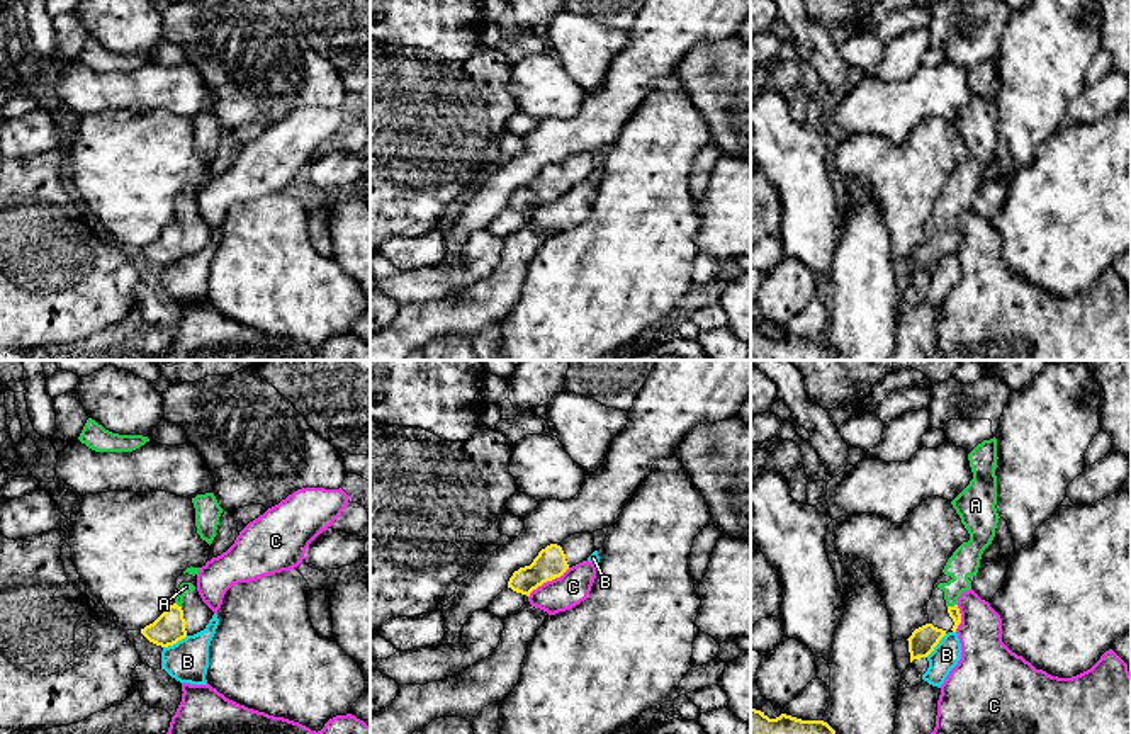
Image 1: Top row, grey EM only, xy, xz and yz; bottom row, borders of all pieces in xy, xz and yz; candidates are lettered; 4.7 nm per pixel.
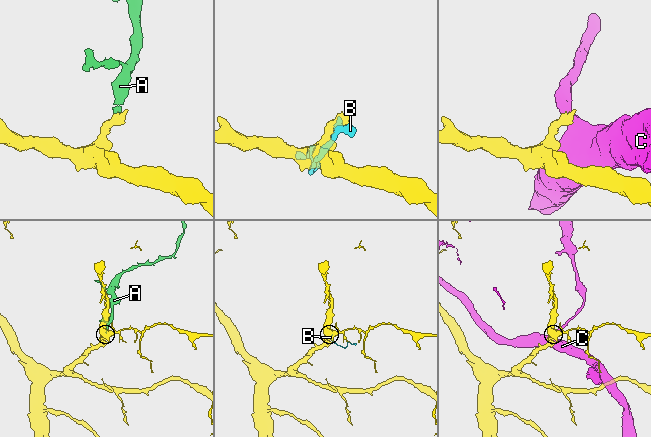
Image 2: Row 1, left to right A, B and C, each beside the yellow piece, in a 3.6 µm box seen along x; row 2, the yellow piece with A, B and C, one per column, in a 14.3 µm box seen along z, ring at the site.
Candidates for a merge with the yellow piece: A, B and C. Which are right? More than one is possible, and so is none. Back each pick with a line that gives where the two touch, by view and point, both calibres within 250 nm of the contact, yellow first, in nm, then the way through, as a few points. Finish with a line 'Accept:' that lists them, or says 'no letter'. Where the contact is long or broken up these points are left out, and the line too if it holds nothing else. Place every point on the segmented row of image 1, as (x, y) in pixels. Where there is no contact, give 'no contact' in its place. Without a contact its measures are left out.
A: yz (951, 607) | 50/140 nm | across yz (953, 612), (951, 607), (965, 561)
Accept: A

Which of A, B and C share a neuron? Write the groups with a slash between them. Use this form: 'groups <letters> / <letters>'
groups A / B / C

